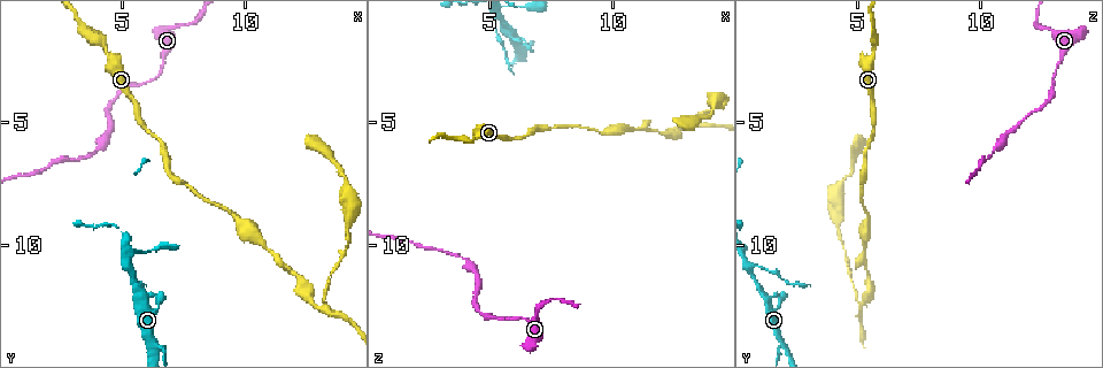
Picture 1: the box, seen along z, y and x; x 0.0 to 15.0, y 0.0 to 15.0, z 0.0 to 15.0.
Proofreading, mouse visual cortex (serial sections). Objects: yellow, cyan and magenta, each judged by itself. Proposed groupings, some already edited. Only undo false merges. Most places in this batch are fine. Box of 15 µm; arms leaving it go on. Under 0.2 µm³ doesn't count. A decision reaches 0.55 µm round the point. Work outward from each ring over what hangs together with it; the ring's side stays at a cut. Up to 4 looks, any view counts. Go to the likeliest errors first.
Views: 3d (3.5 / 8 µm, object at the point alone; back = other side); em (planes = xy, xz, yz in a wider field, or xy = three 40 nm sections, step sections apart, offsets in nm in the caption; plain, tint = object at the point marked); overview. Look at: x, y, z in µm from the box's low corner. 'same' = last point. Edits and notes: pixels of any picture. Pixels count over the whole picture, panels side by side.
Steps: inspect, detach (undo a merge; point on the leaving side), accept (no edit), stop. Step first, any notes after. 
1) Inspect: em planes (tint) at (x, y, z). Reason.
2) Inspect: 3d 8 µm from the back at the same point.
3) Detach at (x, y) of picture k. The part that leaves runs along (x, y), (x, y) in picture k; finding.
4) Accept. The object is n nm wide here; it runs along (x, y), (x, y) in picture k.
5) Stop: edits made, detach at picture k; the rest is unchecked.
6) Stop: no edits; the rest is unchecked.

Inspect: 3d 8 µm at (13.2, 12.5, 5.1). Branch point.

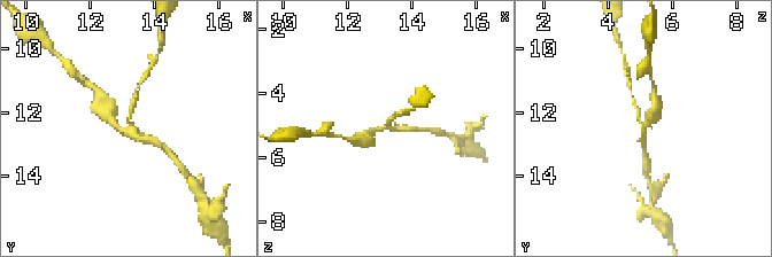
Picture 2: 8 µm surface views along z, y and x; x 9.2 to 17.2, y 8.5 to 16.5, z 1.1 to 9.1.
Inspect: em xy step 1 (tint) at (13.2, 12.6, 5.1). Shape alone is not enough.

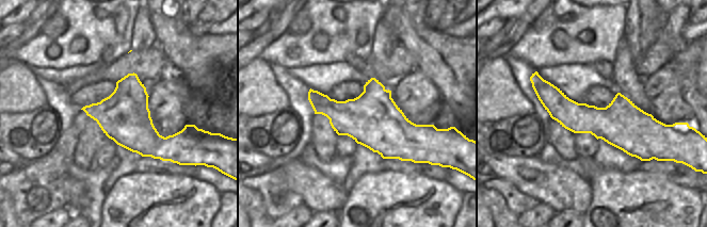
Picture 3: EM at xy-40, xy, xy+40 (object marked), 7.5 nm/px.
Accept. The arms are 150, 250, 400 nm wide; it runs along (363, 140), (388, 126), (391, 119) in picture 2; continuous, no second cell.

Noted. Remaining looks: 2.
Inspect: 3d 3.5 µm from the back at (6.4, 14.0, 2.0). Three-way junction.

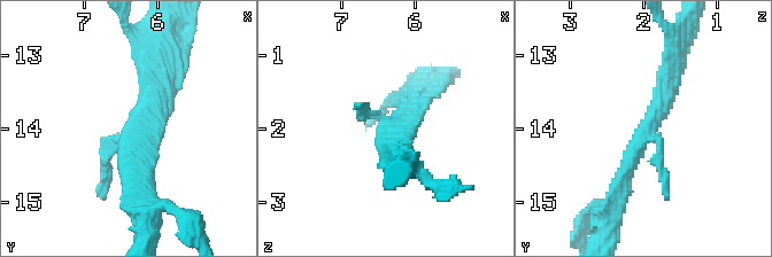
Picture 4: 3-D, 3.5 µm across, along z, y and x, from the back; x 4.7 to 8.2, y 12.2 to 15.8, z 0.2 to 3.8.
Inspect: em xy step 3 (tint) at (6.35, 14.10, 1.95). Shape alone is not enough.

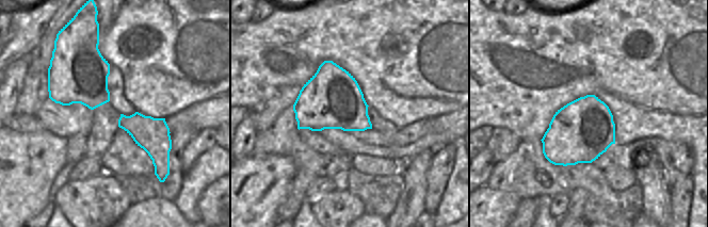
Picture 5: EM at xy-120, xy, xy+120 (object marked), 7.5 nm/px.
Accept. The object is 460 nm wide here; it runs along (671, 71), (615, 197) in picture 4; one cell here.

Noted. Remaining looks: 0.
Stop: no edits; the rest is unchecked.

